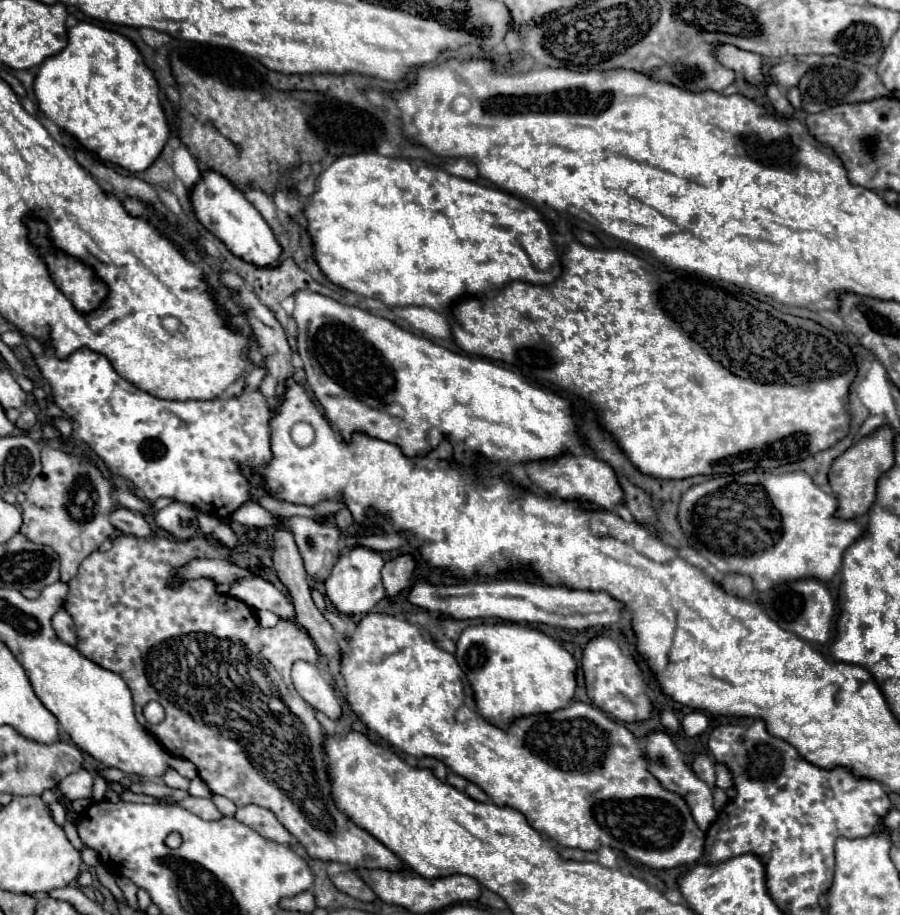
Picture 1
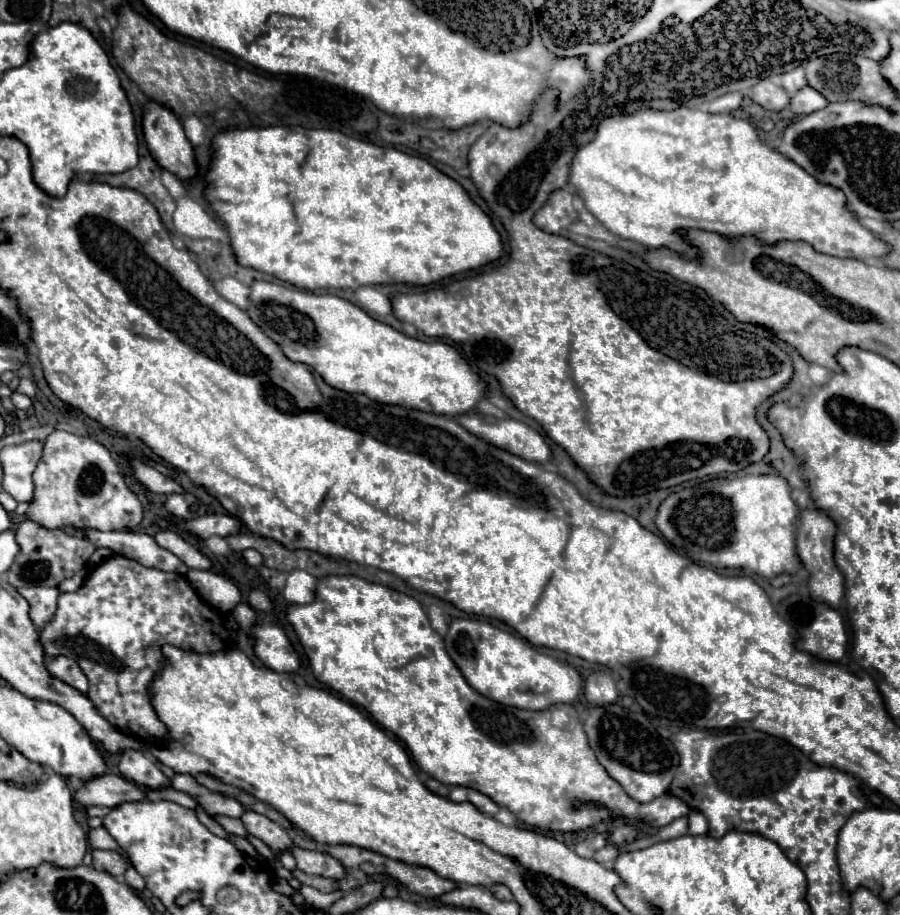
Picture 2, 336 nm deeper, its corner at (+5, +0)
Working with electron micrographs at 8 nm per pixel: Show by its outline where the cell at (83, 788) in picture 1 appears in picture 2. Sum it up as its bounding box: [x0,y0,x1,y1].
[74,774,146,808]

